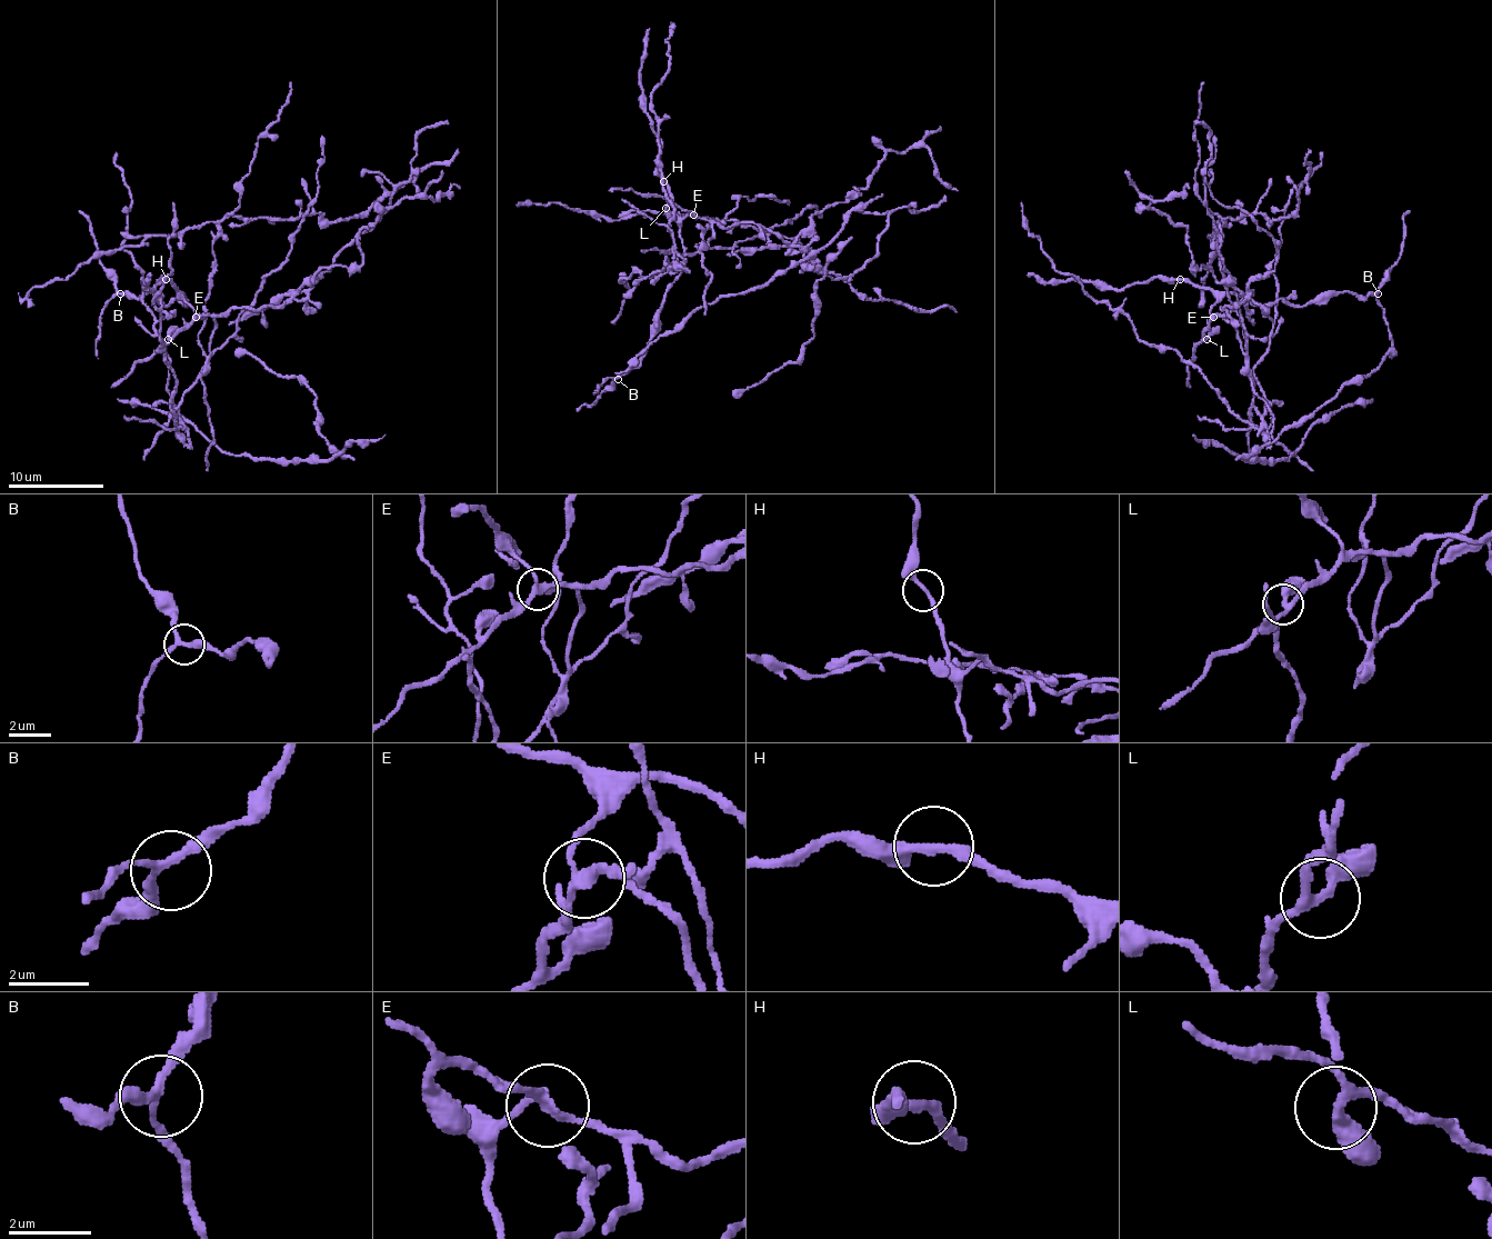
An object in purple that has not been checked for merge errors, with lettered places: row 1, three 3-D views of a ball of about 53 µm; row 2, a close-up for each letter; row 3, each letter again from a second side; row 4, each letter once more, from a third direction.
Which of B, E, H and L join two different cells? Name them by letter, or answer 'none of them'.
E

